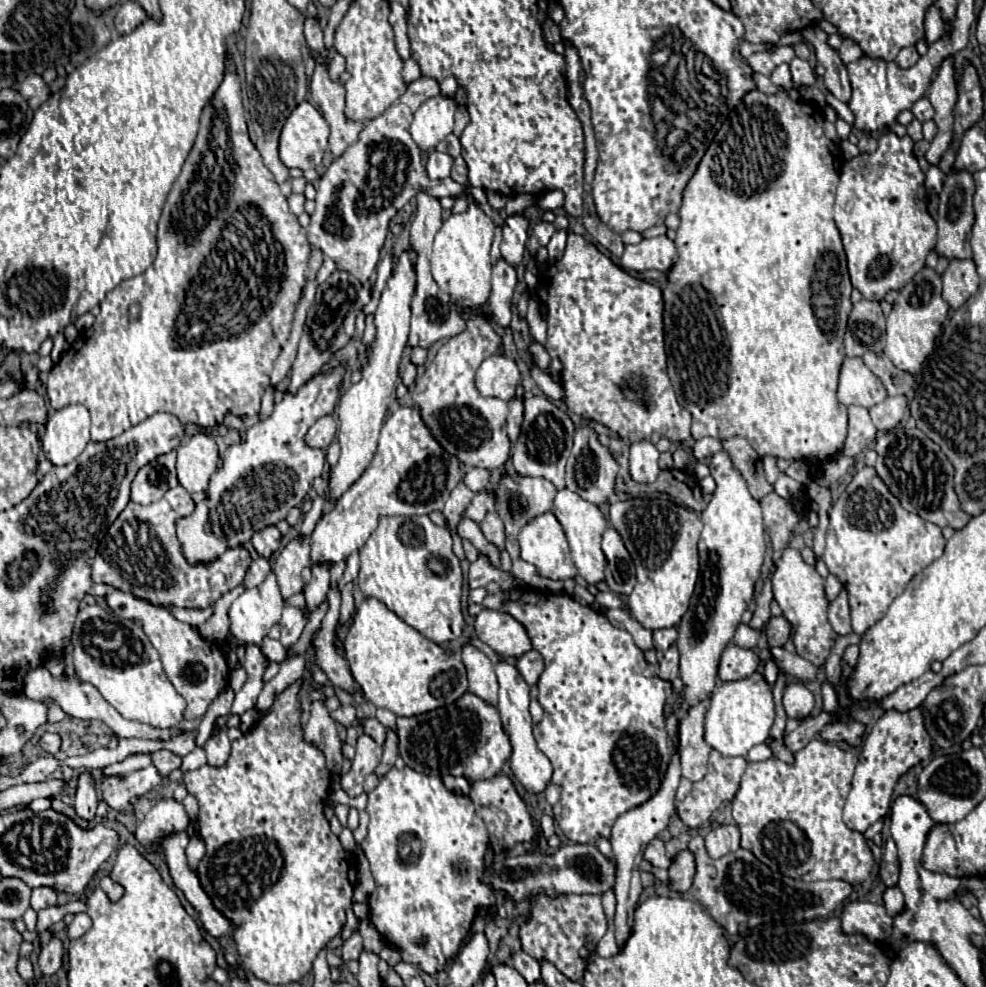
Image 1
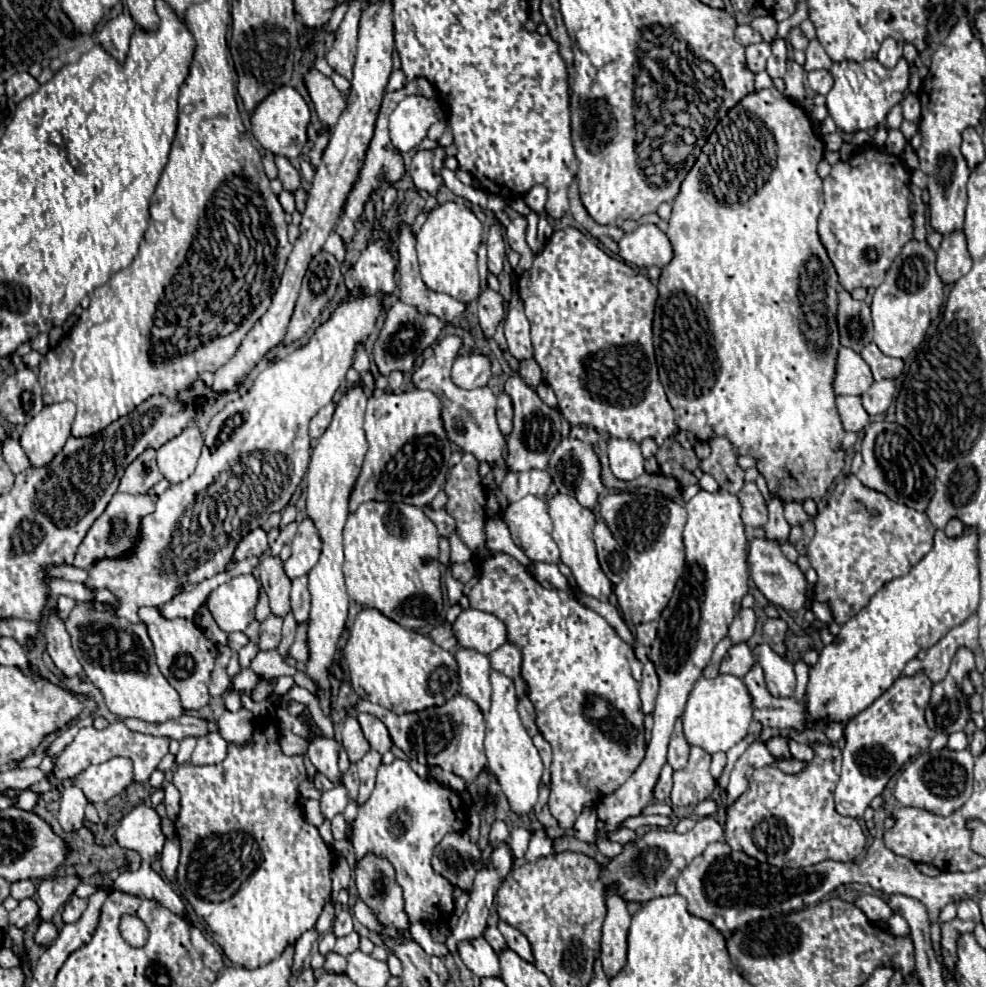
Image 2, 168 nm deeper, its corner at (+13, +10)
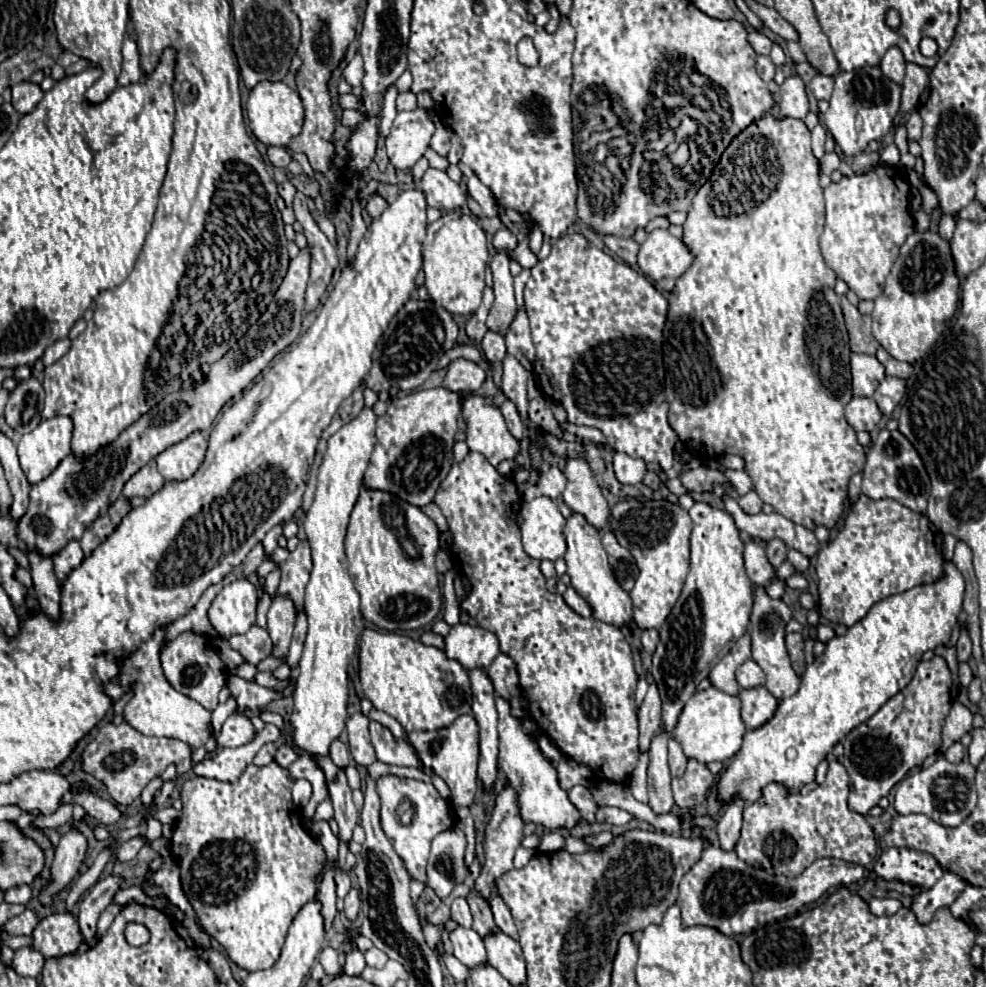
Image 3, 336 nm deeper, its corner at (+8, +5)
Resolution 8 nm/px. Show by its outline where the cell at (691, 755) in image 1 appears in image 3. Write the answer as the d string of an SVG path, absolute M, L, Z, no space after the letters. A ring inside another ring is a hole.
M674 737L668 741L668 763L670 763L672 777L680 777L680 775L686 771L688 757L684 755L682 745L680 745L680 743L678 743Z

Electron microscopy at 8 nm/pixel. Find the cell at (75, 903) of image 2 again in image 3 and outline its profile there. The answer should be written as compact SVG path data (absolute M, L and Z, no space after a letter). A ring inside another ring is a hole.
M108 875L106 879L100 879L90 891L88 895L78 903L80 911L76 915L78 919L78 927L82 931L82 935L86 939L94 939L94 927L98 921L98 915L110 905L114 893L120 889L120 879Z

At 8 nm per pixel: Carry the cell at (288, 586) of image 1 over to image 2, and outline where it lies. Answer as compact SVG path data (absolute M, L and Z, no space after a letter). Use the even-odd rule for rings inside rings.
M265 554L259 564L261 584L265 592L269 594L269 606L275 616L285 618L285 614L291 610L289 606L289 592L291 592L291 580L283 572L283 562L271 554Z

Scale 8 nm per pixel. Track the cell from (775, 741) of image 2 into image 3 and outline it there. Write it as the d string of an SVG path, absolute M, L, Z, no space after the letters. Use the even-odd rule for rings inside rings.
M944 561L944 575L940 579L926 585L916 585L914 589L878 601L876 605L872 605L864 619L860 619L846 631L846 635L830 639L824 655L816 657L814 663L808 665L800 689L794 693L794 697L782 699L776 715L766 725L744 735L740 753L720 777L718 799L730 801L734 797L734 791L742 791L742 799L754 801L758 799L760 789L766 783L780 781L790 787L790 791L798 791L802 785L814 781L816 765L826 757L826 753L832 751L832 747L842 741L854 727L870 719L890 697L894 697L910 683L918 661L928 649L936 649L950 641L952 627L958 623L958 615L962 613L964 589L966 581L958 567L952 561Z

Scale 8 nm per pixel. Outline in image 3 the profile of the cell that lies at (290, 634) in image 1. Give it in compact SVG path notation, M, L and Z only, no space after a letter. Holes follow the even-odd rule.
M252 627L248 633L244 635L234 635L228 639L230 647L236 649L248 663L258 665L262 659L272 655L272 639L268 635L268 631L260 629L260 627Z

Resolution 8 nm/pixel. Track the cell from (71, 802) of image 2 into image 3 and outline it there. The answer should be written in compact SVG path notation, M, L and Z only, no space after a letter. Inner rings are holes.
M72 827L70 831L66 831L56 847L56 855L54 855L54 863L52 863L52 879L54 883L44 887L40 893L40 901L44 905L50 905L52 899L56 897L56 893L60 889L64 889L78 873L82 861L84 861L84 853L88 849L86 837L82 835L82 831L78 827Z

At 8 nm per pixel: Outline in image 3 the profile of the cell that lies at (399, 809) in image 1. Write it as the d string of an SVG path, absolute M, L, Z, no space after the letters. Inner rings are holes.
M384 775L376 781L376 789L382 801L380 821L386 837L392 841L394 851L404 861L408 875L416 881L426 881L426 863L430 855L432 839L454 825L454 809L448 799L444 799L432 783L402 779L394 775Z

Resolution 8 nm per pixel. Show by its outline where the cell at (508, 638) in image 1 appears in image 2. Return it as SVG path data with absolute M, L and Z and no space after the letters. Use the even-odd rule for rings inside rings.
M463 610L451 628L459 646L477 650L481 654L491 654L507 642L505 624L497 616L481 610Z

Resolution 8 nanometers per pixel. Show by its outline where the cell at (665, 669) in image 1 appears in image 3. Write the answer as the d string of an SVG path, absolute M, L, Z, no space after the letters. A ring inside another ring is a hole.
M652 681L650 687L648 687L648 693L644 697L644 703L640 705L640 711L638 711L638 721L640 721L640 751L646 751L652 737L660 731L660 707L662 707L662 701L660 701L660 695L658 695L658 689L656 689L656 683Z

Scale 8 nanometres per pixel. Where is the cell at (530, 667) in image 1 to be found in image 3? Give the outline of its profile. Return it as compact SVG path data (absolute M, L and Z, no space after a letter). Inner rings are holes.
M500 653L490 663L486 673L490 675L490 679L494 683L496 695L500 695L500 697L518 695L518 691L520 691L520 687L518 687L518 671L516 671L516 663L514 663L512 657L508 657L506 653Z

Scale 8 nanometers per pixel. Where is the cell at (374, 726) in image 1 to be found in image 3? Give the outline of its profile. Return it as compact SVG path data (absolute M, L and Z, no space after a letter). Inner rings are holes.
M370 721L370 735L372 735L372 745L376 749L376 757L382 763L390 765L406 765L406 767L422 767L420 759L414 755L410 745L402 739L396 739L390 729L384 725Z

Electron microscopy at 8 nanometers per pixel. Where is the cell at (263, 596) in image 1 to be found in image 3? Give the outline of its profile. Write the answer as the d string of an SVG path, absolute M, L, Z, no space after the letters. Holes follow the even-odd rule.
M238 579L216 595L208 619L220 637L230 639L232 635L246 633L256 623L256 603L256 587L248 579Z

